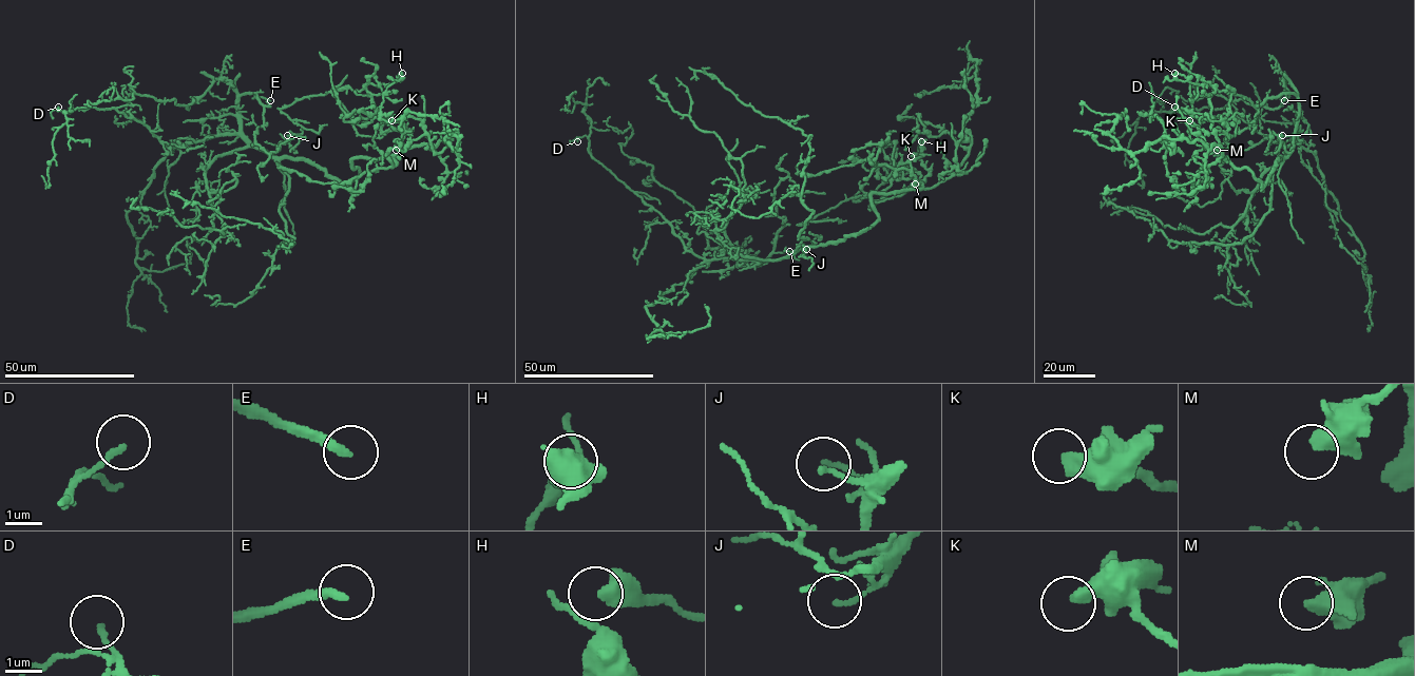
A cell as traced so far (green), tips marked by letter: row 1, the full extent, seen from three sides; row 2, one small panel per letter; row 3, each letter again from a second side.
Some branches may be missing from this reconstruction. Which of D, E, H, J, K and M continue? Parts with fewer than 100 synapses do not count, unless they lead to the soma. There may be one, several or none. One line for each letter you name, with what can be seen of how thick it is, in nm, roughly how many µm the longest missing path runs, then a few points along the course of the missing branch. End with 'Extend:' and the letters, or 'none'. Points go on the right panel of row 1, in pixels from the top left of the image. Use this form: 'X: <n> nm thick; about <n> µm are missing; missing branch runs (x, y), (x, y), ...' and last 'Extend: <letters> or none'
Extend: none

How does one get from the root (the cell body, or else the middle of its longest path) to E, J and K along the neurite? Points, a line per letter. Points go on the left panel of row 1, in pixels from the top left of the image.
E: (280, 157), (271, 157), (259, 150), (244, 134), (237, 107), (237, 98), (247, 93), (270, 100)
J: (280, 157), (271, 154), (280, 145), (289, 139), (287, 135)
K: (280, 157), (313, 162), (346, 186), (359, 174), (352, 159), (402, 150), (410, 131), (392, 120)

